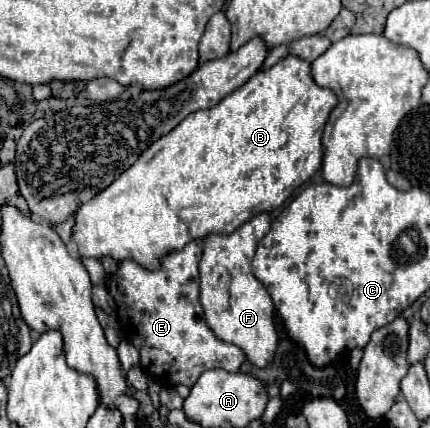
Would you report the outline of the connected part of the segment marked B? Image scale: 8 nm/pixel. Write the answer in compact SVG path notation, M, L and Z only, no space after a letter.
M297 56L281 58L273 68L259 70L217 106L189 114L167 136L153 142L113 184L83 202L75 210L71 240L83 258L109 256L115 262L133 260L147 270L157 270L163 256L181 250L191 240L207 234L231 234L245 220L283 206L303 182L321 170L321 132L335 104L335 92L313 82L309 62Z

